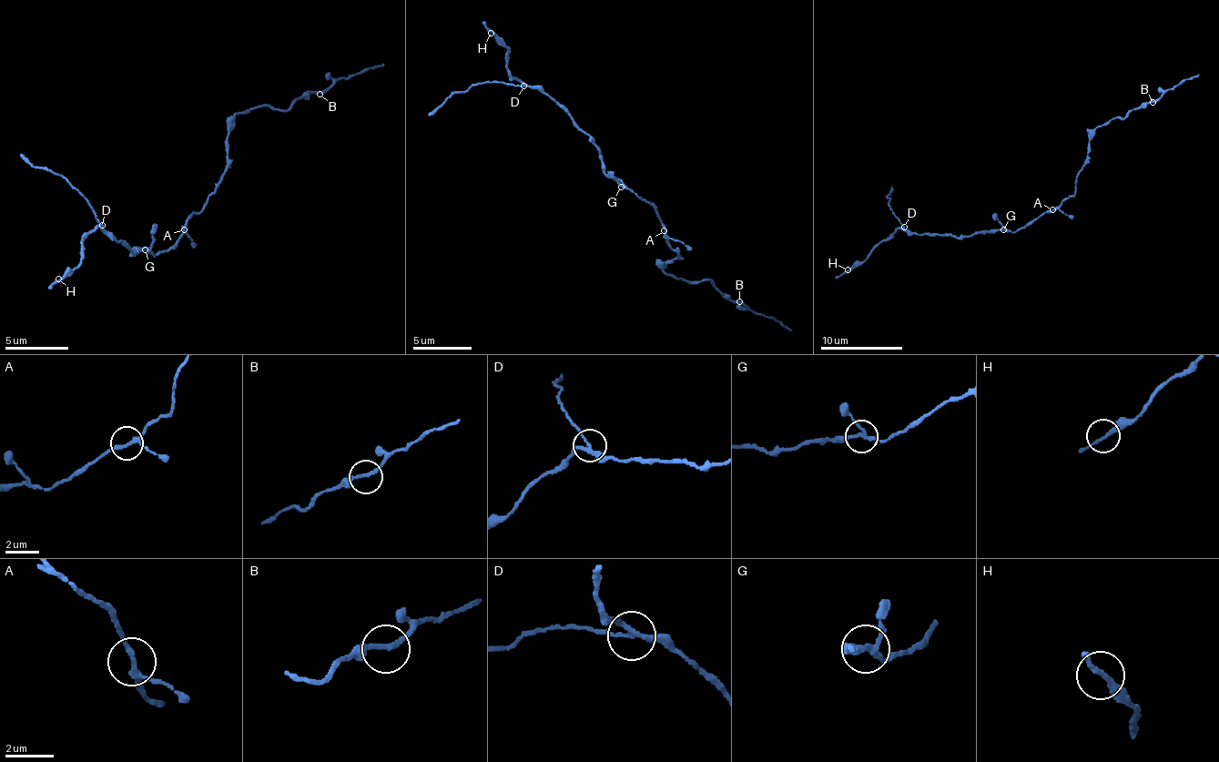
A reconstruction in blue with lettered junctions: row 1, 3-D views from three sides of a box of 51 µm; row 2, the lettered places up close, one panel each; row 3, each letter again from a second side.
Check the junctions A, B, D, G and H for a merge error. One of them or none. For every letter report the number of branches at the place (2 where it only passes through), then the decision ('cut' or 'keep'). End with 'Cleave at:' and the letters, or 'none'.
A: 3 | keep
B: 2 | keep
D: 3 | cut
G: 3 | keep
H: 2 | keep
Cleave at: D

